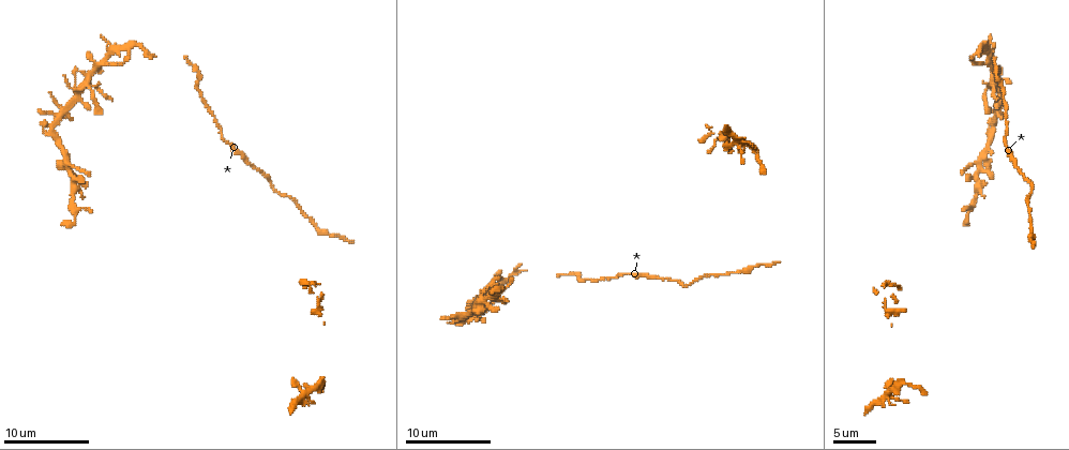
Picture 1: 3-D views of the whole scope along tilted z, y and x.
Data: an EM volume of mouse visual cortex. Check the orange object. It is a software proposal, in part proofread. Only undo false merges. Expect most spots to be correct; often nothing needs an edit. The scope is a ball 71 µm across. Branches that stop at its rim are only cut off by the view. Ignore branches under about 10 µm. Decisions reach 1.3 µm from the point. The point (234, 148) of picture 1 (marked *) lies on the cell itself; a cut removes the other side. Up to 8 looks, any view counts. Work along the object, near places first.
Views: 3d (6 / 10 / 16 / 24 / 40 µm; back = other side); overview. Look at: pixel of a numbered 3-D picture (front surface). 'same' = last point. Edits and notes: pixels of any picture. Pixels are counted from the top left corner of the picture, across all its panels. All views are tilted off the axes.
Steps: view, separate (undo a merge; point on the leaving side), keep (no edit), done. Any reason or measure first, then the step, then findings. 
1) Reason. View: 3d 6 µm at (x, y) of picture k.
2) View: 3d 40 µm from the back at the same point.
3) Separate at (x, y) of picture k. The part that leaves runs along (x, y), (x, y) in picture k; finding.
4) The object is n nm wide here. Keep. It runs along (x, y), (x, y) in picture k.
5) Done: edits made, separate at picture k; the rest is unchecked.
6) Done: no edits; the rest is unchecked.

Calibre changes. View: 3d 16 µm at (212, 117) of picture 1.

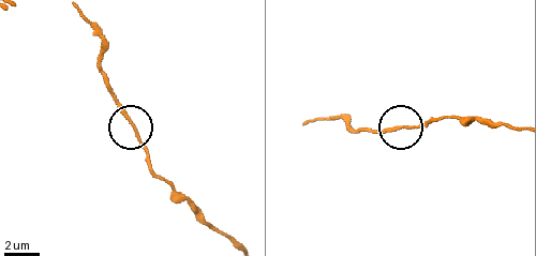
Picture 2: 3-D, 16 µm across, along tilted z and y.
View: 3d 16 µm from the back at (400, 126) of picture 2.

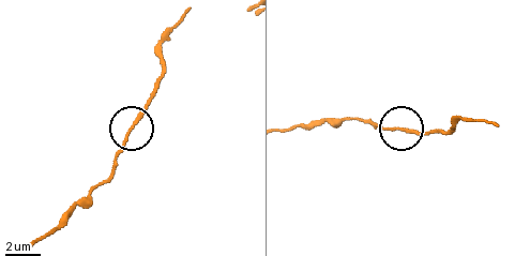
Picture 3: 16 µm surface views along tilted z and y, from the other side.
Keep. Continuous, no second cell.

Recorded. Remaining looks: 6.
Thick turns thin. View: 3d 10 µm at (736, 272) of picture 1.

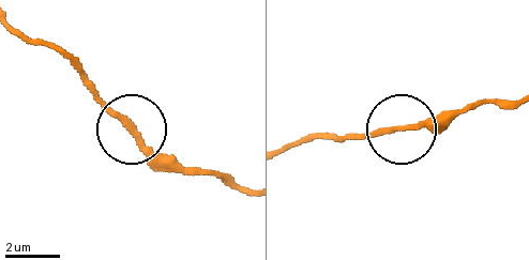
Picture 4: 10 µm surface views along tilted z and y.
Keep. It runs along (20, 31), (58, 52), (141, 141), (183, 173) in picture 4; continuous, no second cell.

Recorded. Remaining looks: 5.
Calibre changes. View: 3d 16 µm at (247, 161) of picture 1.

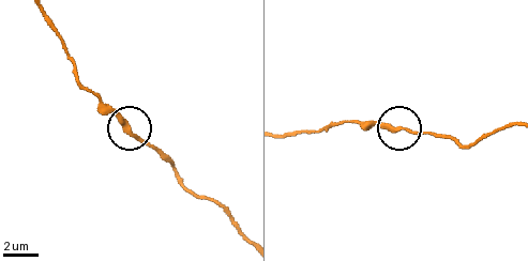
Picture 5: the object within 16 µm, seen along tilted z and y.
Keep. It runs along (103, 103), (162, 159) in picture 5; continuous, no second cell.

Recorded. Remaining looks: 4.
Narrows sharply. View: 3d 10 µm at (92, 71) of picture 1.

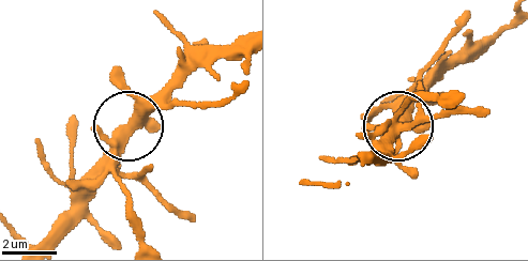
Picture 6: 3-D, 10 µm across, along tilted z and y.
Keep. All the same cell.

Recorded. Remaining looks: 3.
Done: no edits; the rest is unchecked.

